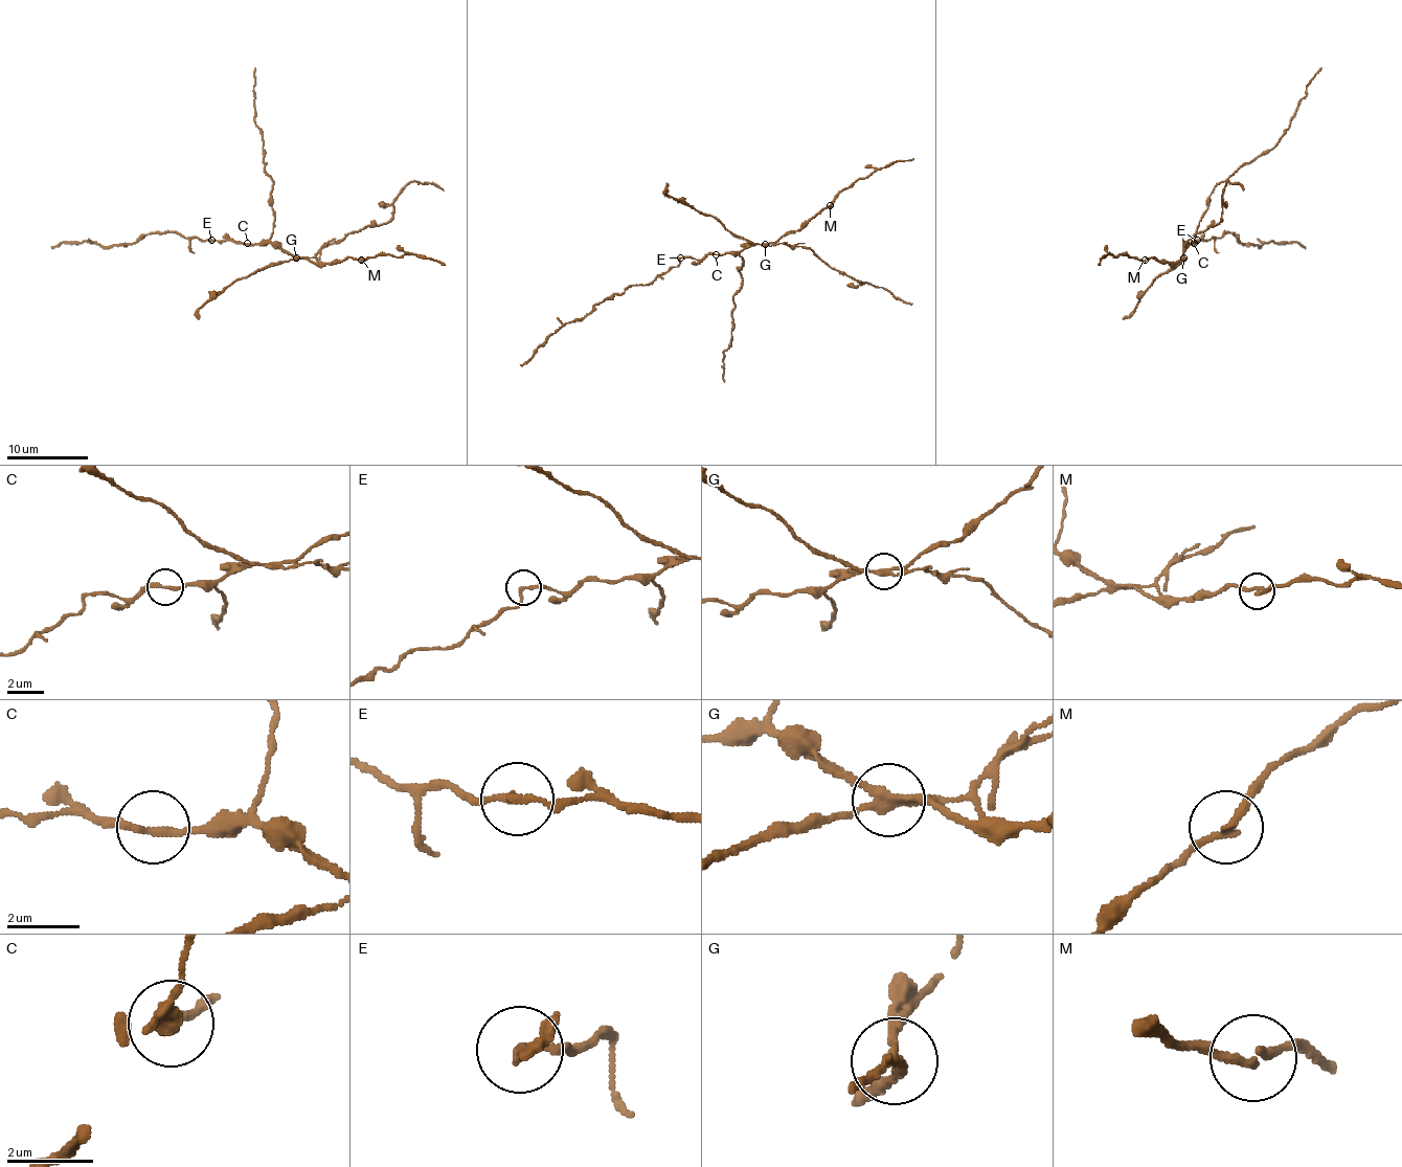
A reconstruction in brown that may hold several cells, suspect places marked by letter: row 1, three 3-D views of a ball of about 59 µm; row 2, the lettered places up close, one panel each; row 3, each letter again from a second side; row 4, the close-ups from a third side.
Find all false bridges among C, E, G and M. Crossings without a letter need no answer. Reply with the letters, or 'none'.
E, G

